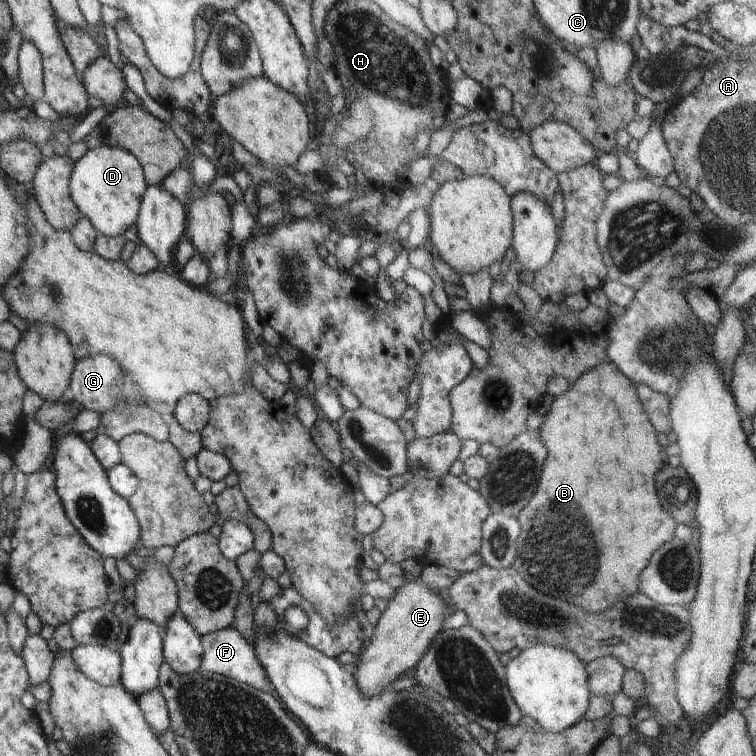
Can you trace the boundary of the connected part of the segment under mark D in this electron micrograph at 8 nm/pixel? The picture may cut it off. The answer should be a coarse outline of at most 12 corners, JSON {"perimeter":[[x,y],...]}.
{"perimeter":[[101,146],[74,163],[70,194],[109,237],[136,224],[138,159]]}

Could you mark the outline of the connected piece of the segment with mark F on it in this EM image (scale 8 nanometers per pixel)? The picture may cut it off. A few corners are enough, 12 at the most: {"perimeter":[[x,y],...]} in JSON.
{"perimeter":[[232,627],[201,635],[200,670],[271,693],[254,647]]}

